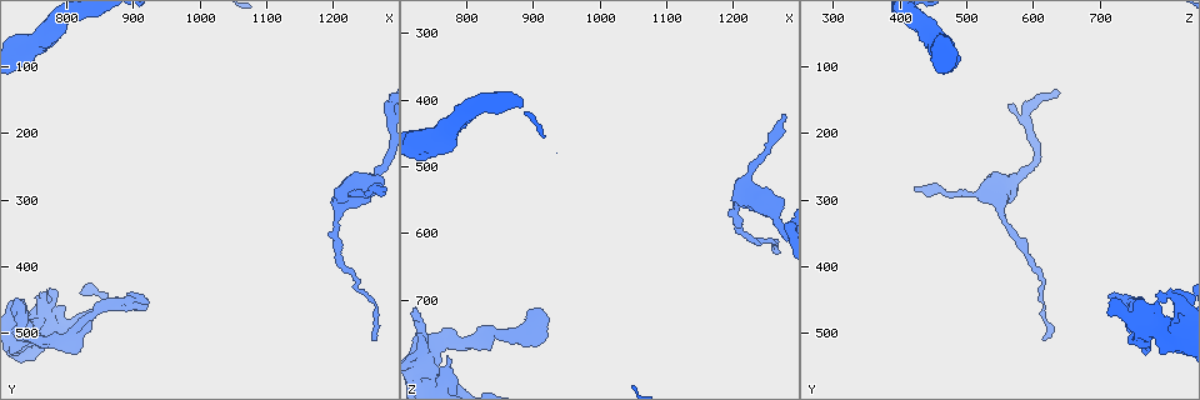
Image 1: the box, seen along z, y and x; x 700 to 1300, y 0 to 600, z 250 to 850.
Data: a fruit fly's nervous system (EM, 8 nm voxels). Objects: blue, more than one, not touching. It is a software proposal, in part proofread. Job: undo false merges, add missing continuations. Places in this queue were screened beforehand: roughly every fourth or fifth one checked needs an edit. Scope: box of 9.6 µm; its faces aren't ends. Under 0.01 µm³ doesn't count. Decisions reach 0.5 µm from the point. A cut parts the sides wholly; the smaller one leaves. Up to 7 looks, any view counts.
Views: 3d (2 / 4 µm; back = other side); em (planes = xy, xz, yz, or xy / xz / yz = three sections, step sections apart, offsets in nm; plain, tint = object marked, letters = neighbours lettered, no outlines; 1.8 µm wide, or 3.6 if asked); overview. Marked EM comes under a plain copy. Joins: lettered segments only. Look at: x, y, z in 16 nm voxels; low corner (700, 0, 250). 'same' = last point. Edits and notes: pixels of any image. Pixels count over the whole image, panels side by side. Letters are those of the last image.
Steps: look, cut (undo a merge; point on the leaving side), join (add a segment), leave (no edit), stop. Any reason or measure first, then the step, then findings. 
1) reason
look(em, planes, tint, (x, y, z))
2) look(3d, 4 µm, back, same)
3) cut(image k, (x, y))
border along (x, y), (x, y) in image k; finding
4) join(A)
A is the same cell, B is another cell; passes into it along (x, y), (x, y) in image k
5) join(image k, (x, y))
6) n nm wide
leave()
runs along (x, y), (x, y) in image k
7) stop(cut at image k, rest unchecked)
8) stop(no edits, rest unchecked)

free end
look(em, 3.6 µm, yz, step 16, letters, (805, 530, 770))

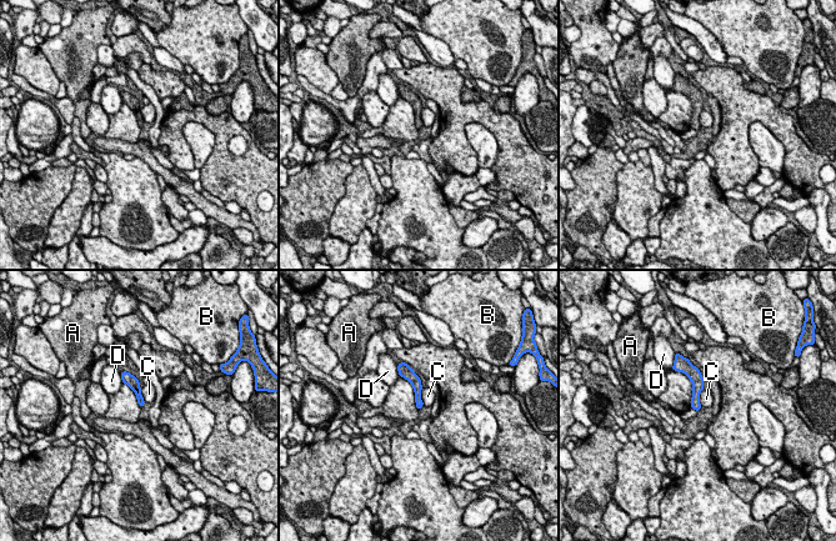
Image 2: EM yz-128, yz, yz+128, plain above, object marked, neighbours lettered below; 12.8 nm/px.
look(em, 3.6 µm, planes, letters, same)

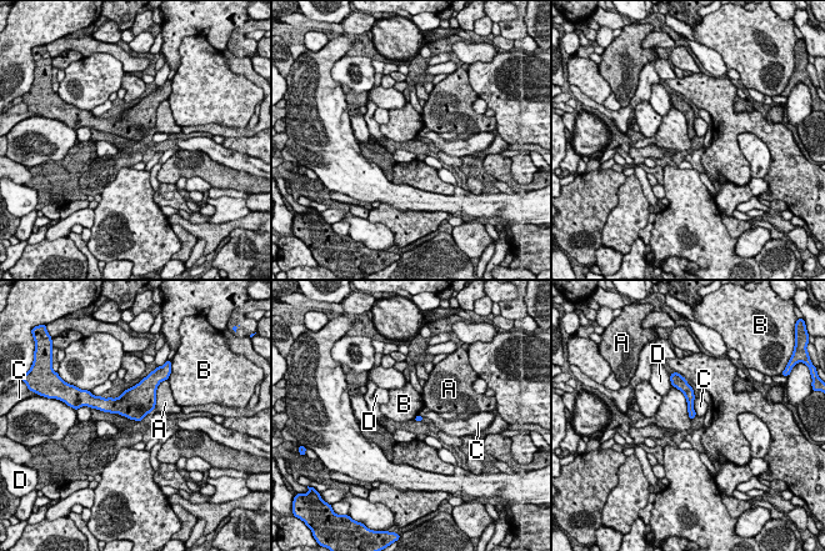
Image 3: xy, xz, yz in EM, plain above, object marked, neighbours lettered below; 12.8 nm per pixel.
leave()
A, B, C and D are other cells; border along (673, 385), (684, 395), (690, 420) in image 3; no lettered segment goes on from it

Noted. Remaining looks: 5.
look(em, xy, step 4, tint, (925, 455, 730))

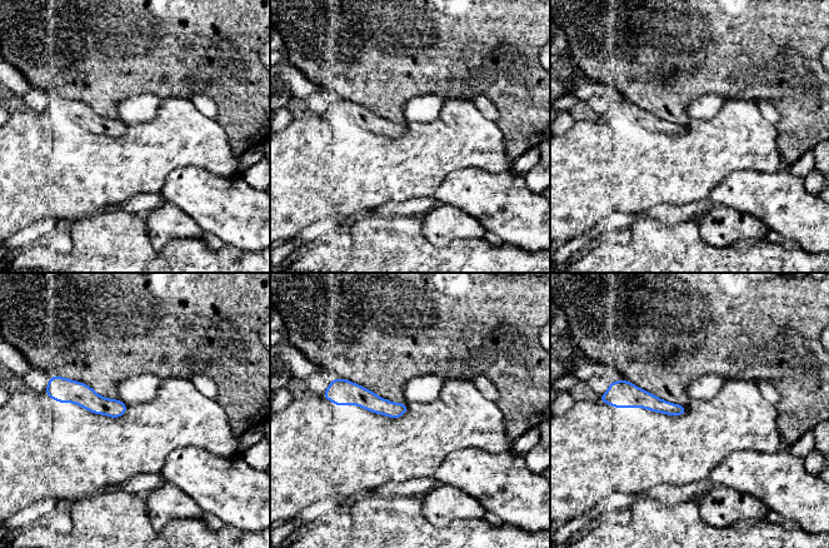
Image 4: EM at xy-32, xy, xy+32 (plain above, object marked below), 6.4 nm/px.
another direction
look(em, planes, letters, same)

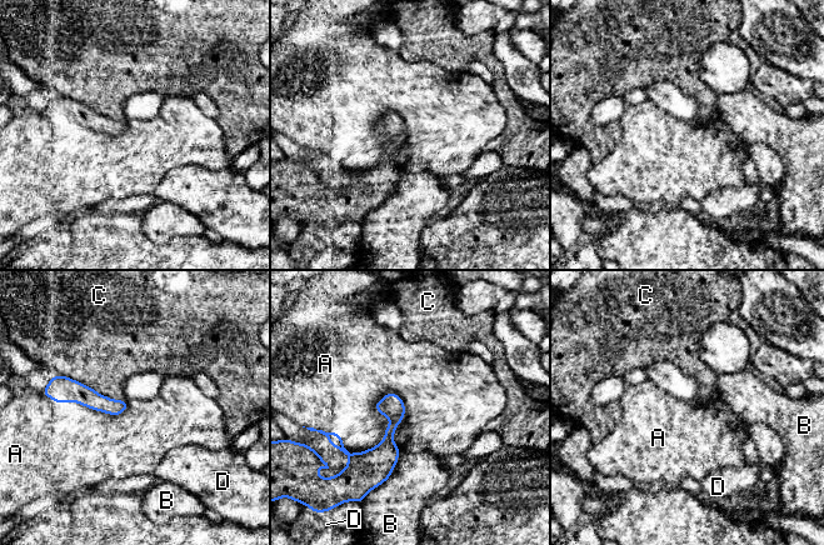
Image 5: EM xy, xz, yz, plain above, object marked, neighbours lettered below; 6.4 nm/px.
leave()
A, B, C and D are other cells; none of them fits

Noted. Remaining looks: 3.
thick turns thin
look(em, 3.6 µm, yz, step 16, letters, (1265, 270, 580))

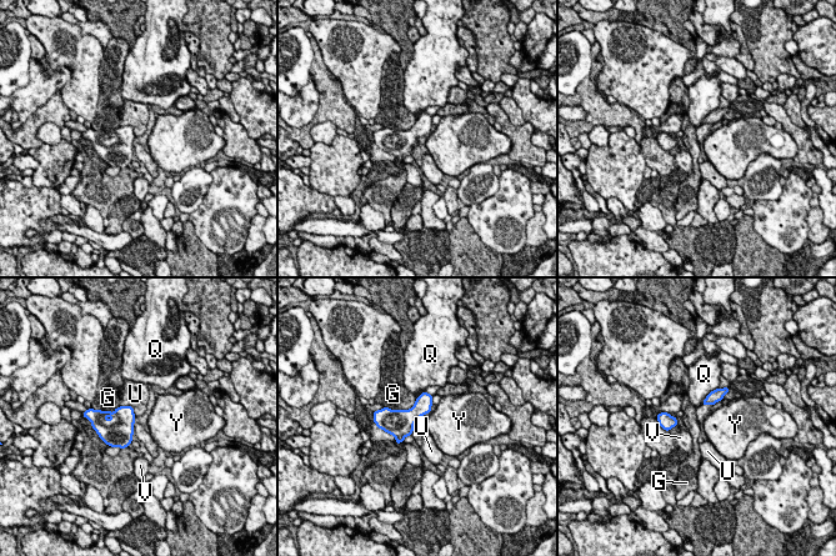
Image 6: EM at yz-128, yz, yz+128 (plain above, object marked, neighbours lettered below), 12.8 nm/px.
cut it another way
look(em, 3.6 µm, xy, step 4, letters, same)

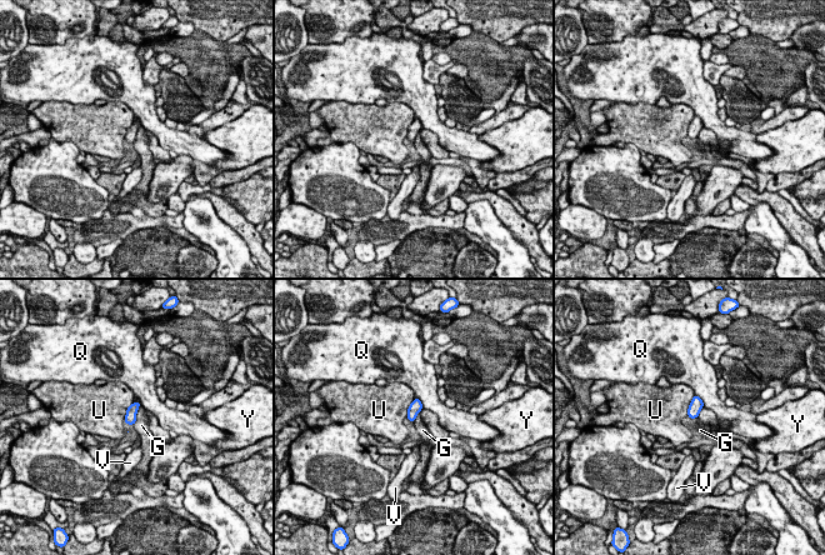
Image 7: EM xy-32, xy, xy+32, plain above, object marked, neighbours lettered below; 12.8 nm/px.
leave()
G, Q, U, V and Y are other cells; all the same cell

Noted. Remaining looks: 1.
stop(no edits, rest unchecked)

